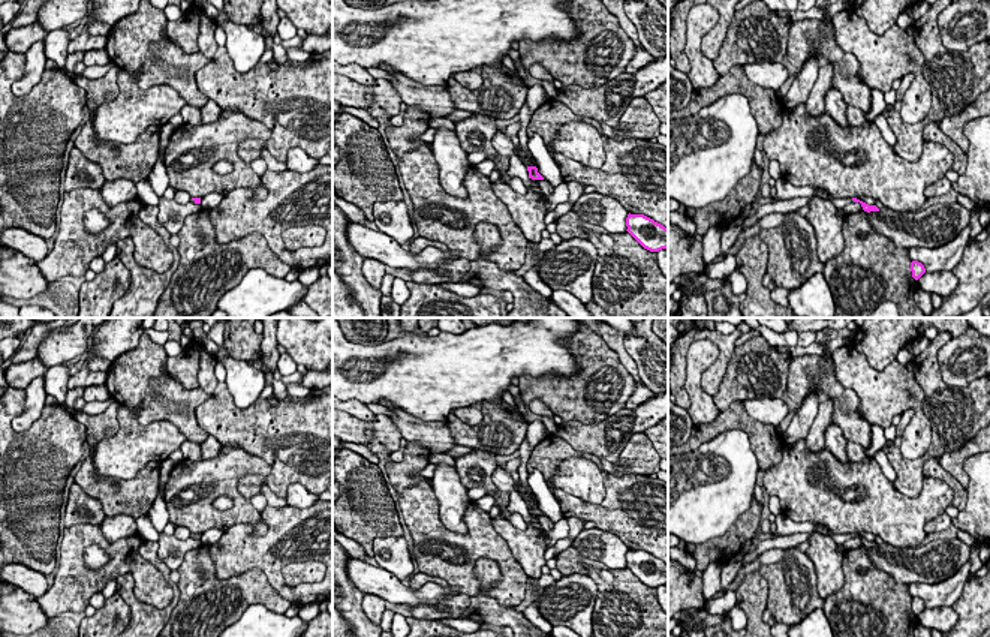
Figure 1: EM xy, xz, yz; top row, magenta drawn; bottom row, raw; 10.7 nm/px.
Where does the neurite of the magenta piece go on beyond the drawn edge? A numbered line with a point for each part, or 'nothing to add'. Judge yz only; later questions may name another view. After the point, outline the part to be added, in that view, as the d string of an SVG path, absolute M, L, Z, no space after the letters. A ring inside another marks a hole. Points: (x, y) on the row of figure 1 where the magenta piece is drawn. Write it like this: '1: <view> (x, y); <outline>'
1: yz (839, 203); M833 198L830 201L837 210L843 210L848 204L854 202L852 198Z

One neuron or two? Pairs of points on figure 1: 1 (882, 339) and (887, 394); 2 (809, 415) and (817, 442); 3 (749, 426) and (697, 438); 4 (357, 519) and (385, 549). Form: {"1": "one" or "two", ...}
{"1": "two", "2": "two", "3": "one", "4": "two"}

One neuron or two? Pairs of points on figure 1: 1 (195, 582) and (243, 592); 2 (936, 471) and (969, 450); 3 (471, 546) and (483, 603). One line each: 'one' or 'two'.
1: one
2: two
3: two

